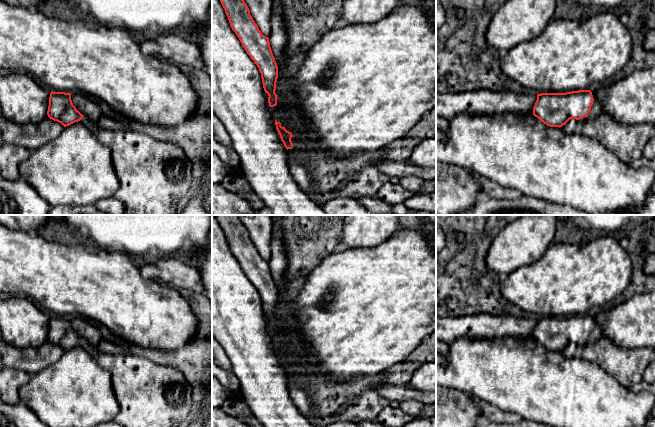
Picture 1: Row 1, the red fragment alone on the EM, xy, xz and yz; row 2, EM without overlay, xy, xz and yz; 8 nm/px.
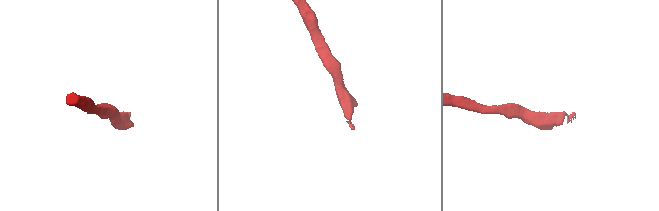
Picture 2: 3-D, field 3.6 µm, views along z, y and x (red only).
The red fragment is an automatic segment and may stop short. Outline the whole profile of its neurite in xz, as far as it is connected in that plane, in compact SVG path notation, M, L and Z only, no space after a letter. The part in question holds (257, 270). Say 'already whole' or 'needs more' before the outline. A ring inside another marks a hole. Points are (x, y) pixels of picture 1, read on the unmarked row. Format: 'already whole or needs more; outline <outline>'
already whole; outline M216 215L230 250L243 272L259 292L270 331L277 329L275 317L278 290L273 280L269 262L264 260L250 239L250 234L238 215Z

